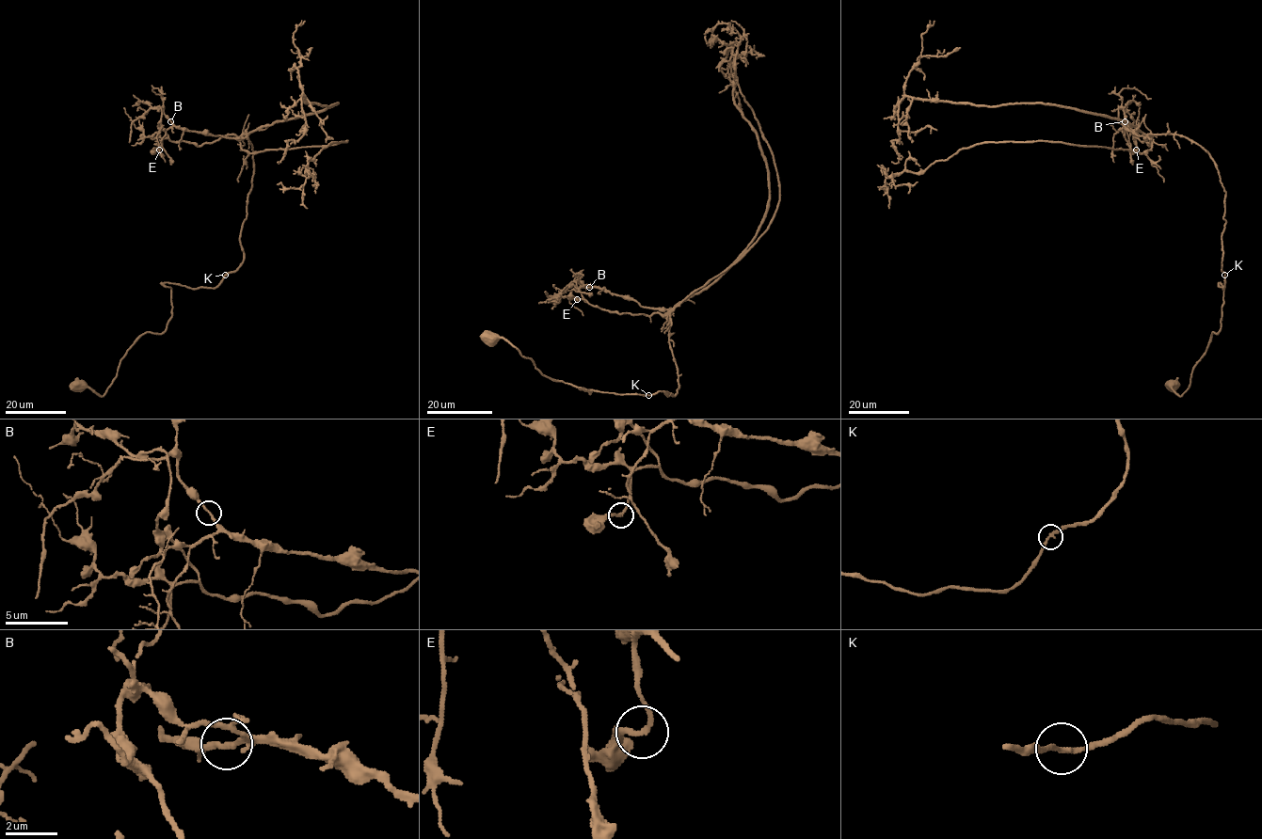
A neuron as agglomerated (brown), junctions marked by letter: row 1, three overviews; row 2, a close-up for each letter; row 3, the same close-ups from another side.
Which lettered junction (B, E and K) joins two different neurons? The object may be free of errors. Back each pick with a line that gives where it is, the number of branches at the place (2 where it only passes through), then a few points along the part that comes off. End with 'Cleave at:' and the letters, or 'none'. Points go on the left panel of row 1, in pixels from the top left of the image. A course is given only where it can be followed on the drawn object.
Cleave at: none

